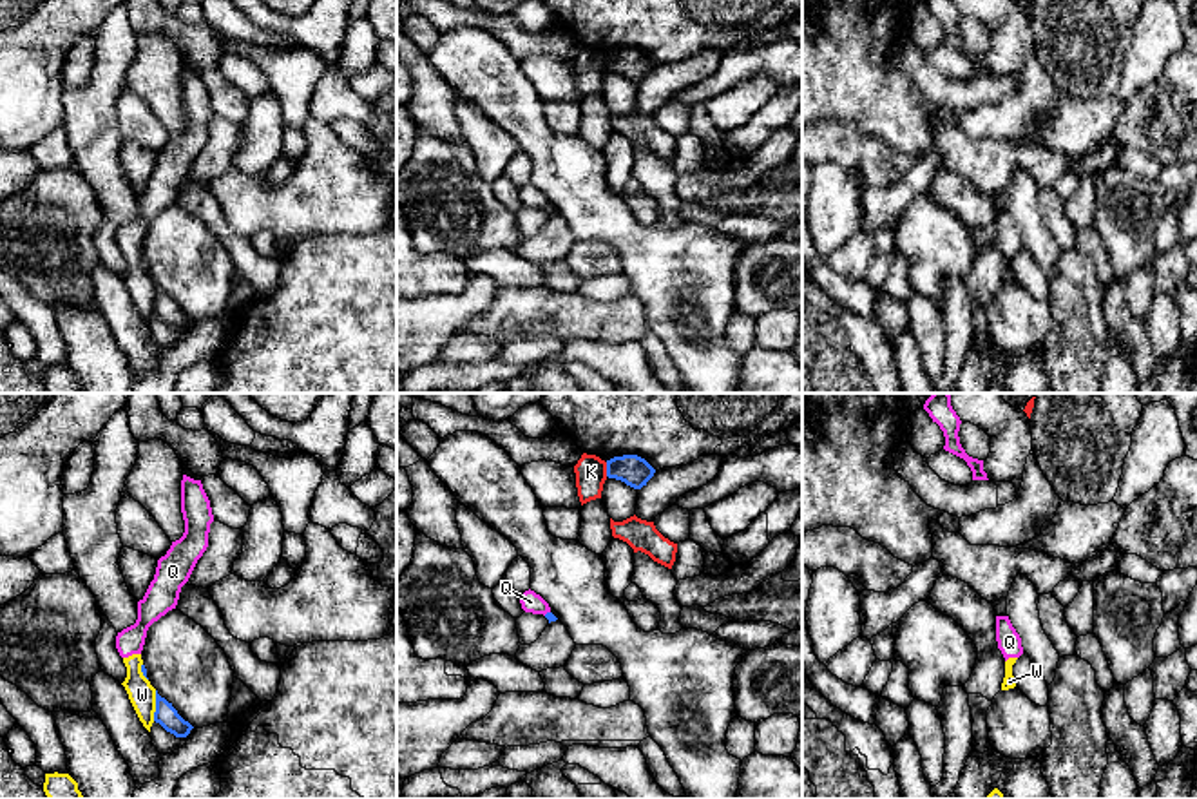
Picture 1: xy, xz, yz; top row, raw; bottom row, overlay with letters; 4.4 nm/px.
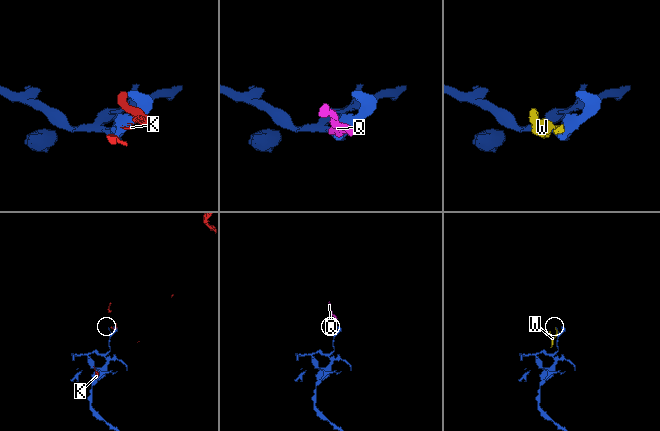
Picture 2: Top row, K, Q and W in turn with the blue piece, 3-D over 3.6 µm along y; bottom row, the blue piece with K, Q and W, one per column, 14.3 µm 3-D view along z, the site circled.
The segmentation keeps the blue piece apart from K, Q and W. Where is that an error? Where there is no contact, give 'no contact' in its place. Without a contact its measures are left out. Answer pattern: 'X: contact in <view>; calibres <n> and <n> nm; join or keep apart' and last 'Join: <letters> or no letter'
K: contact in xz; calibres 140 and 140 nm; keep apart
Q: contact in xz; calibres 40 and 90 nm; keep apart
W: contact in xy; calibres 100 and 120 nm; keep apart
Join: no letter

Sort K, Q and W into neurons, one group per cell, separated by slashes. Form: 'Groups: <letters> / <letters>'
Groups: K / Q W

